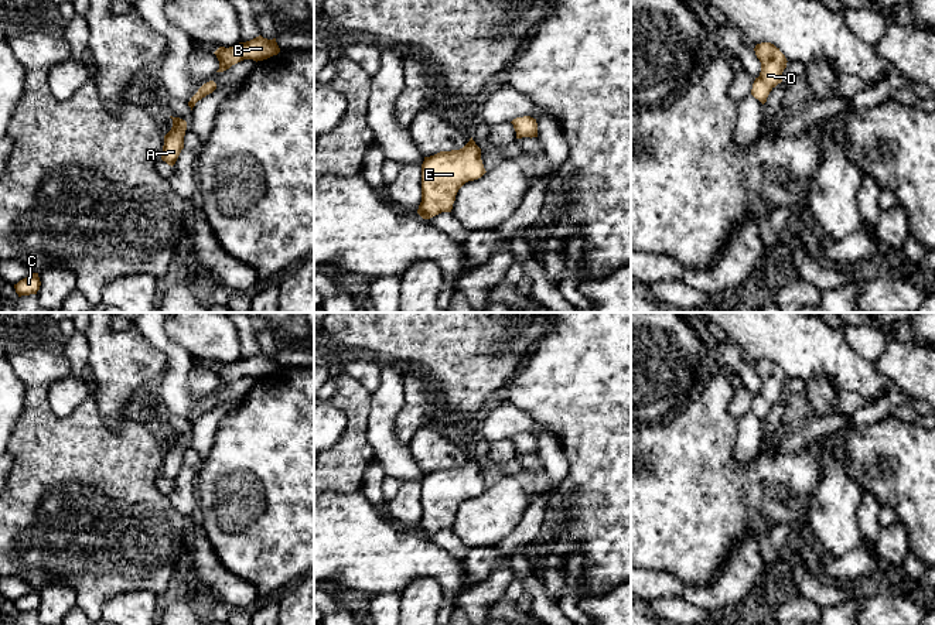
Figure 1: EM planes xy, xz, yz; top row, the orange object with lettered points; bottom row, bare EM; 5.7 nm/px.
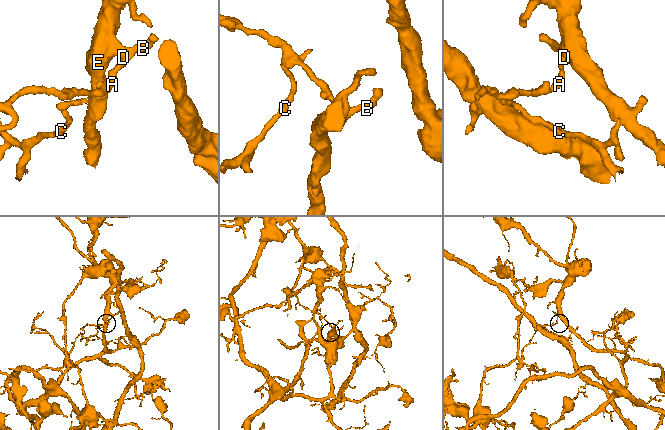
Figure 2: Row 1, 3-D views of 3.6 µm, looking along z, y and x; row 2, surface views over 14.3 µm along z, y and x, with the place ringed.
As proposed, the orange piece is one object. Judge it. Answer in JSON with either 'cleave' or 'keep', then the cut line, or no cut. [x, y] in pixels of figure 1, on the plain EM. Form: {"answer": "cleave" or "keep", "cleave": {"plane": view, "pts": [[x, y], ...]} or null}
{"answer": "cleave", "cleave": {"plane": "xy", "pts": [[207, 400], [205, 410]]}}

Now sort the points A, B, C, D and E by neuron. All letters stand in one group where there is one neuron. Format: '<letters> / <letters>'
A C / B D E

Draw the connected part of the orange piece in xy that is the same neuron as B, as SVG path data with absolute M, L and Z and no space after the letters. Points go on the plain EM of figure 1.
M262 352L229 365L219 363L214 369L219 378L219 386L216 389L223 389L243 376L253 376L257 379L277 372L279 369L280 365L276 359L276 355L267 356Z

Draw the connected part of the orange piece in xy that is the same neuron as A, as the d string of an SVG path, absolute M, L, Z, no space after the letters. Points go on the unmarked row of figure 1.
M173 434L173 444L164 452L164 462L161 468L161 477L168 482L174 482L181 467L184 465L184 452L187 447L187 438L180 434Z

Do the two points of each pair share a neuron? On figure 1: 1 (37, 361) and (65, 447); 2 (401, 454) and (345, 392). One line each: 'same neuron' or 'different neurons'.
1: same neuron
2: different neurons

